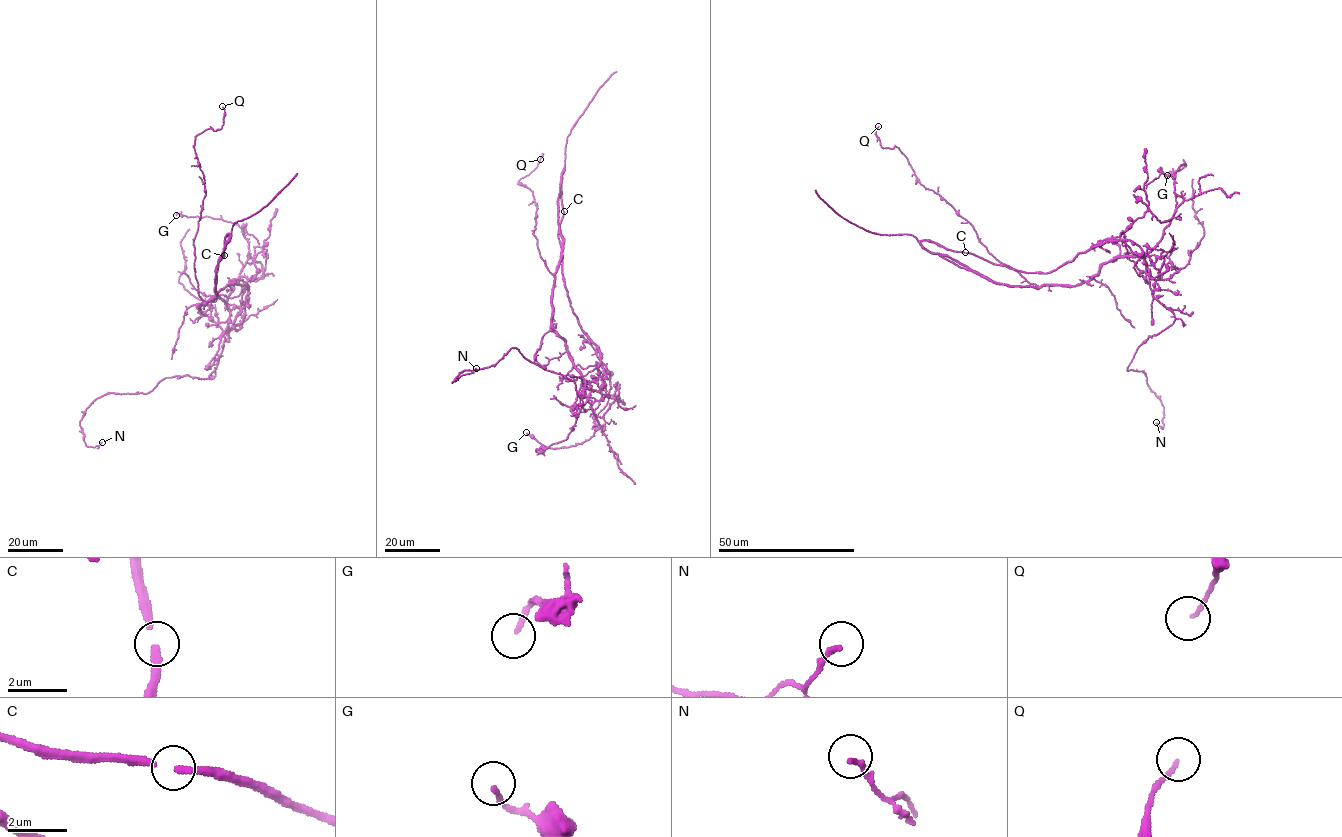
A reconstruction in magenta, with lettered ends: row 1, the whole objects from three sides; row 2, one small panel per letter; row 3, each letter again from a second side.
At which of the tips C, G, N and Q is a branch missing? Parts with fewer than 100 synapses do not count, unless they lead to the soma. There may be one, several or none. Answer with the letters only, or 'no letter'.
no letter

